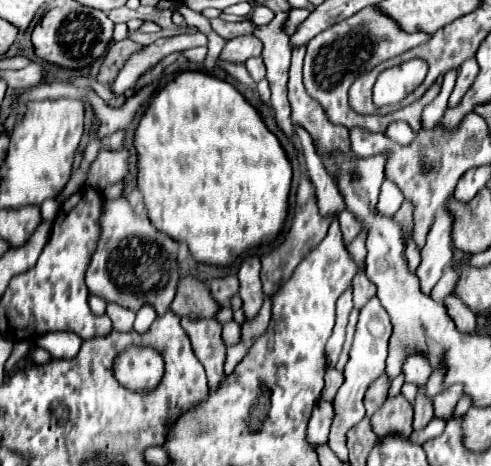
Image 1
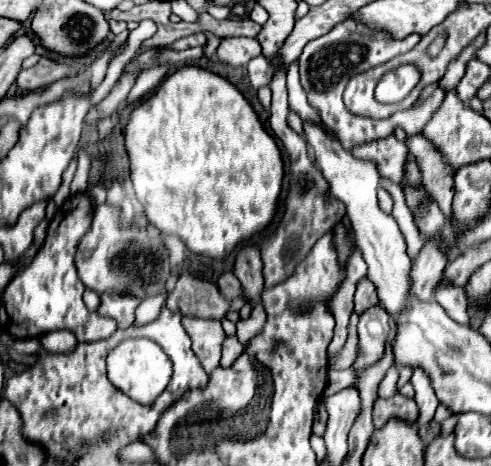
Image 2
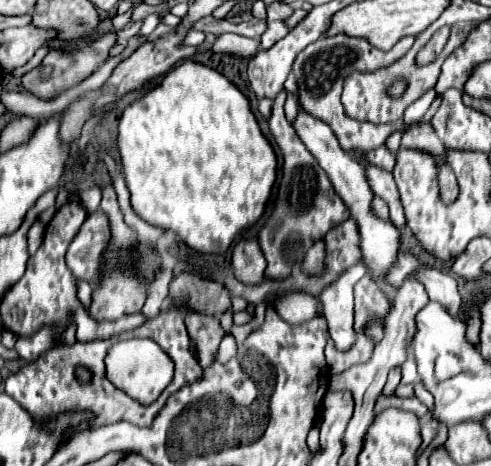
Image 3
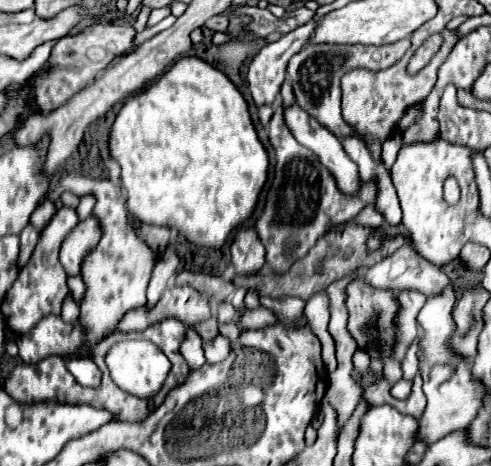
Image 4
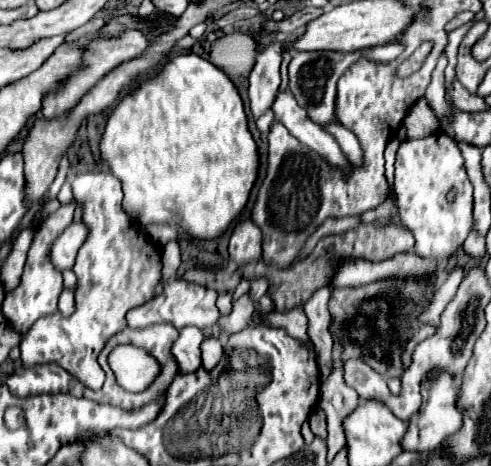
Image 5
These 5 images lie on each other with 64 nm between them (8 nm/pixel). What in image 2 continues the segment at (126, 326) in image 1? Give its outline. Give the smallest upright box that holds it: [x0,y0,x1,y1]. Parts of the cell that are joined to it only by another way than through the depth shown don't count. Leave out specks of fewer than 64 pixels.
[98,296,140,329]

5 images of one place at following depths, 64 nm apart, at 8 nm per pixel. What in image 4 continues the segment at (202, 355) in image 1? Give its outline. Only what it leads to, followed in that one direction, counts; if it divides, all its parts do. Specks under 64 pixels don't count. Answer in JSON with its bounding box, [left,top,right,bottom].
[192,318,220,342]

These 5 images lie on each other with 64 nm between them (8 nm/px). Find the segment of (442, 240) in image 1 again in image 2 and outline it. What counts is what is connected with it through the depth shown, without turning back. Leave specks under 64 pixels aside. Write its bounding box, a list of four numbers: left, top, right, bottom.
[412,236,448,300]

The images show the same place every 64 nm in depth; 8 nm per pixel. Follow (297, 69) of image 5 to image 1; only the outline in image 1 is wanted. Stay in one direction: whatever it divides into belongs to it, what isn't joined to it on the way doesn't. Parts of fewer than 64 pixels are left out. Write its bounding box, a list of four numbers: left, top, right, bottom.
[304,4,440,132]

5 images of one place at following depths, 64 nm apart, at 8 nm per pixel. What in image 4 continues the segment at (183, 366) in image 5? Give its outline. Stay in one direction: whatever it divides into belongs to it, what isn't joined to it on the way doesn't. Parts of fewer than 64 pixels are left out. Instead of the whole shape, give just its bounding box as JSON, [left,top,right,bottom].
[180,328,206,370]

